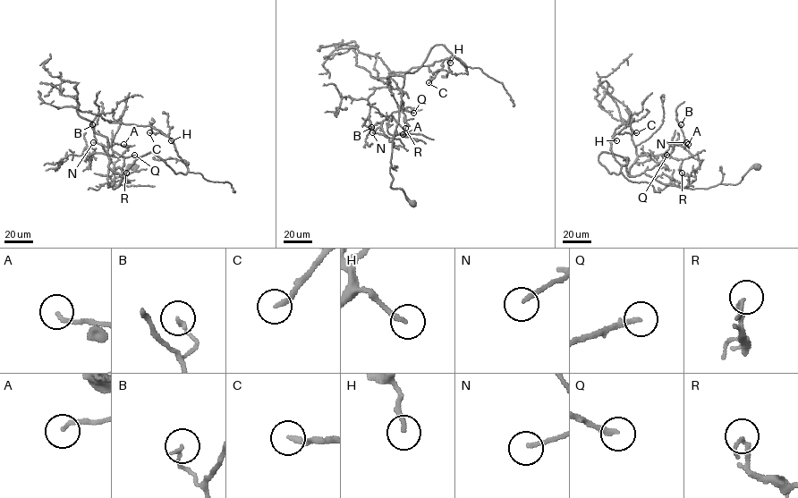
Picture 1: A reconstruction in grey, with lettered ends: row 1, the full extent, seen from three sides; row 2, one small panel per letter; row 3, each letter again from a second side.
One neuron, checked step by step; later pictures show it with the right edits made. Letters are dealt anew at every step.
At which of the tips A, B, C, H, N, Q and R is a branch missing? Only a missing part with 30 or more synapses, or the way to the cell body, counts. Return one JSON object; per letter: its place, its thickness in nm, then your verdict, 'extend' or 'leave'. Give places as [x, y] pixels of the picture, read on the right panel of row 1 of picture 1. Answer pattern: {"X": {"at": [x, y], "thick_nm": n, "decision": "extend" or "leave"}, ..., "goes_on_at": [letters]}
{"A": {"at": [688, 144], "thick_nm": 170, "decision": "leave"}, "B": {"at": [681, 124], "thick_nm": 140, "decision": "leave"}, "C": {"at": [636, 132], "thick_nm": 220, "decision": "extend"}, "H": {"at": [616, 140], "thick_nm": 190, "decision": "extend"}, "N": {"at": [686, 142], "thick_nm": 170, "decision": "leave"}, "Q": {"at": [666, 155], "thick_nm": 240, "decision": "extend"}, "R": {"at": [682, 173], "thick_nm": 190, "decision": "leave"}, "goes_on_at": ["C", "H", "Q"]}

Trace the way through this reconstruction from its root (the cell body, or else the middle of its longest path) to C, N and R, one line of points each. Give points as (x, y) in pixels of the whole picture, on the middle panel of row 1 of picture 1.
C: (412, 203), (390, 186), (404, 74), (415, 71), (436, 45), (467, 66), (445, 58), (428, 82)
N: (412, 203), (401, 189), (390, 186), (392, 142), (398, 121), (402, 90), (403, 109), (394, 112), (372, 132)
R: (412, 203), (401, 189), (390, 186), (394, 132), (403, 134), (405, 128)

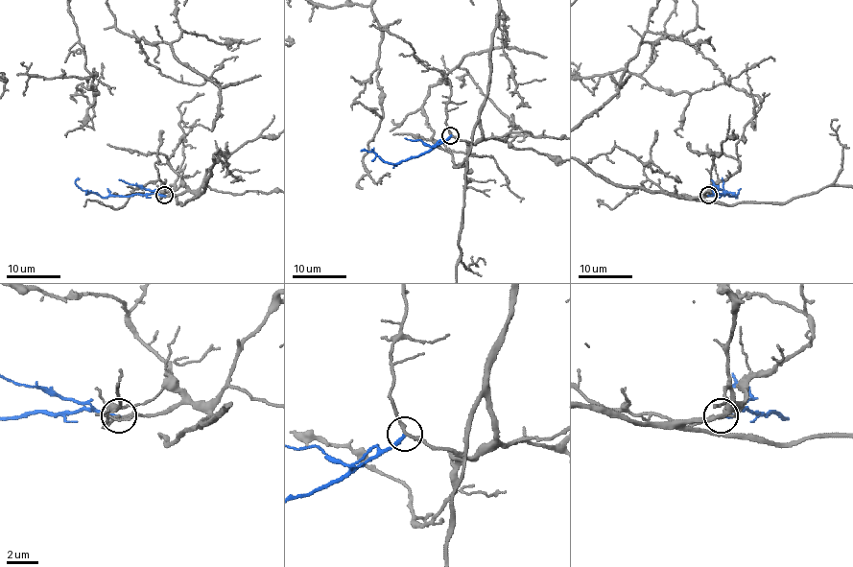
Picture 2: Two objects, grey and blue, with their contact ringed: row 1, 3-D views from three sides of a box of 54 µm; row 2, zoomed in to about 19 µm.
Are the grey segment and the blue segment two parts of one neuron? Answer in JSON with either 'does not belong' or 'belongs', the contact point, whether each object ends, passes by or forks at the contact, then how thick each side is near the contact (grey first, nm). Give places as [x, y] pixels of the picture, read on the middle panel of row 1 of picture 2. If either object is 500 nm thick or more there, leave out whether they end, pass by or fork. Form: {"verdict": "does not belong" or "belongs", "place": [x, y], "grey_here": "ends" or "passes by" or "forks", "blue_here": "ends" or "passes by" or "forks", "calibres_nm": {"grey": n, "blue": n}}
{"verdict": "does not belong", "place": [450, 135], "grey_here": "passes by", "blue_here": "ends", "calibres_nm": {"grey": 180, "blue": 240}}

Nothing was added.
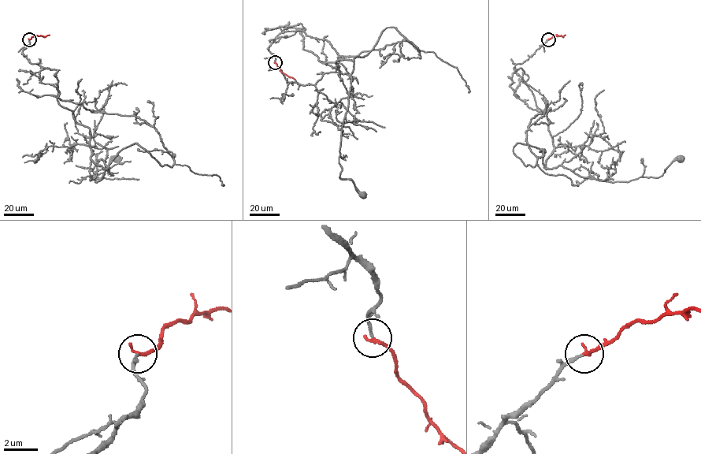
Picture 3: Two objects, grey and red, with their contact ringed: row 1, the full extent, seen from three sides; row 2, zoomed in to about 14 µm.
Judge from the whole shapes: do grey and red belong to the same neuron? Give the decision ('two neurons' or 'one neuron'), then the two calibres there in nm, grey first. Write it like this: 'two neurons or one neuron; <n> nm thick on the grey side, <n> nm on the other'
one neuron; 160 nm thick on the grey side, 240 nm on the other

